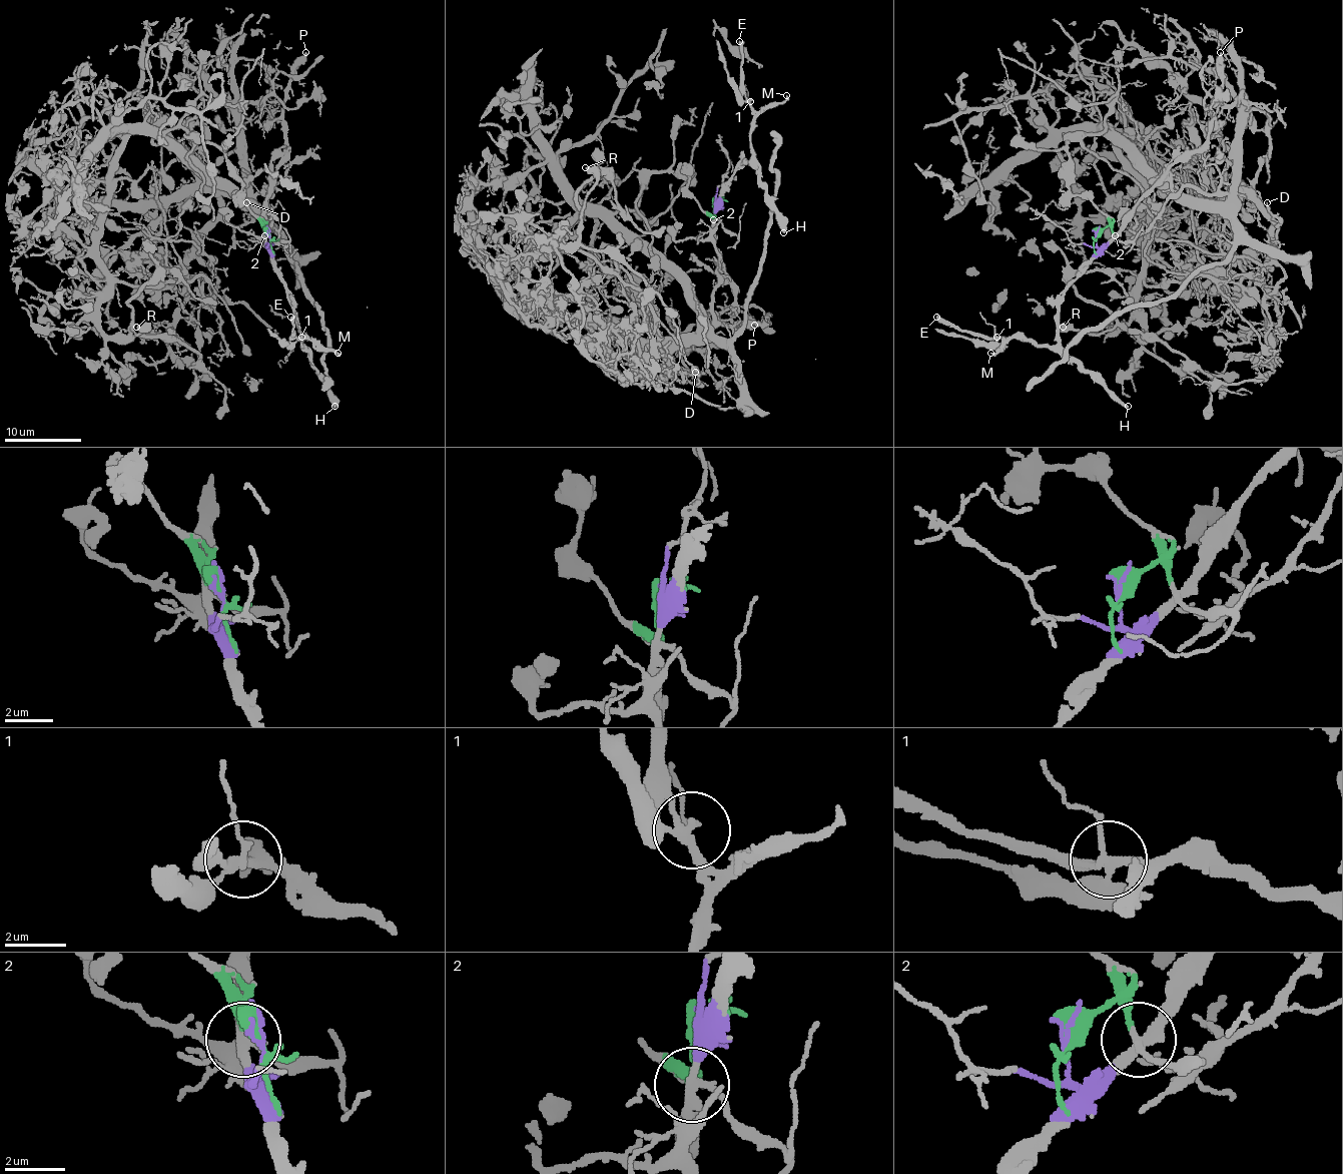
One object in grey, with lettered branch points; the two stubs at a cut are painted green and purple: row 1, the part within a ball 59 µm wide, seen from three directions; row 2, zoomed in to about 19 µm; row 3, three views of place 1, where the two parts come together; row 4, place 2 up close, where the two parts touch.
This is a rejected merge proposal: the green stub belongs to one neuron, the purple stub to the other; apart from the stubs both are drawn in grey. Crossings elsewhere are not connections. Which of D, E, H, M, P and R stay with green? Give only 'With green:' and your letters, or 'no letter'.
With green: D, R

